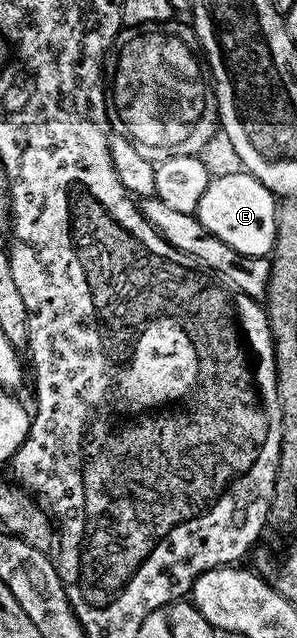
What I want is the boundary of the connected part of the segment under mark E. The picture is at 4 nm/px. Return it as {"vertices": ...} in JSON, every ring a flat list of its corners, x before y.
{"vertices":[[236,169,228,175,219,175,216,179,214,176,208,182,205,193,201,193,197,218,206,234,217,237,217,241,223,241,225,245,229,245,229,249,262,259,270,256,275,244,276,210,276,196,265,189,261,181,242,169]]}

